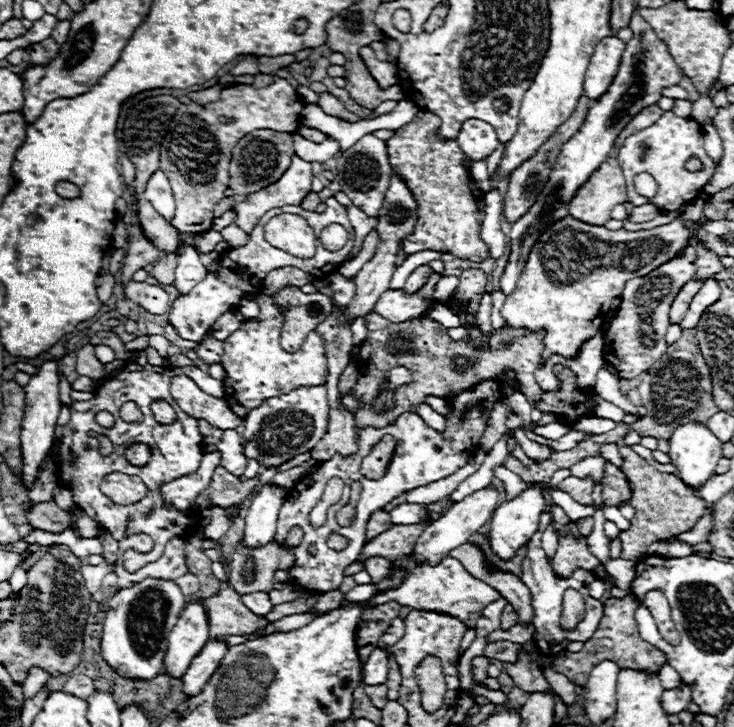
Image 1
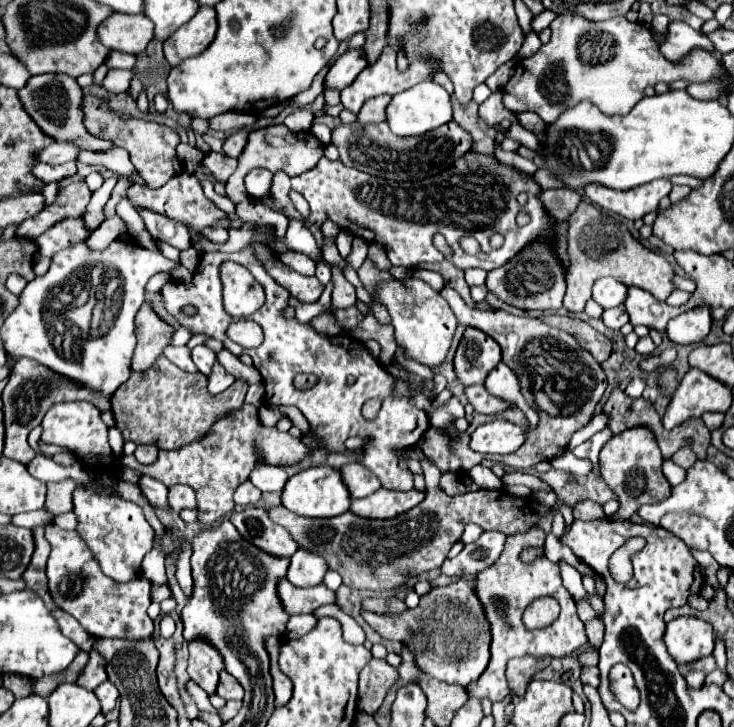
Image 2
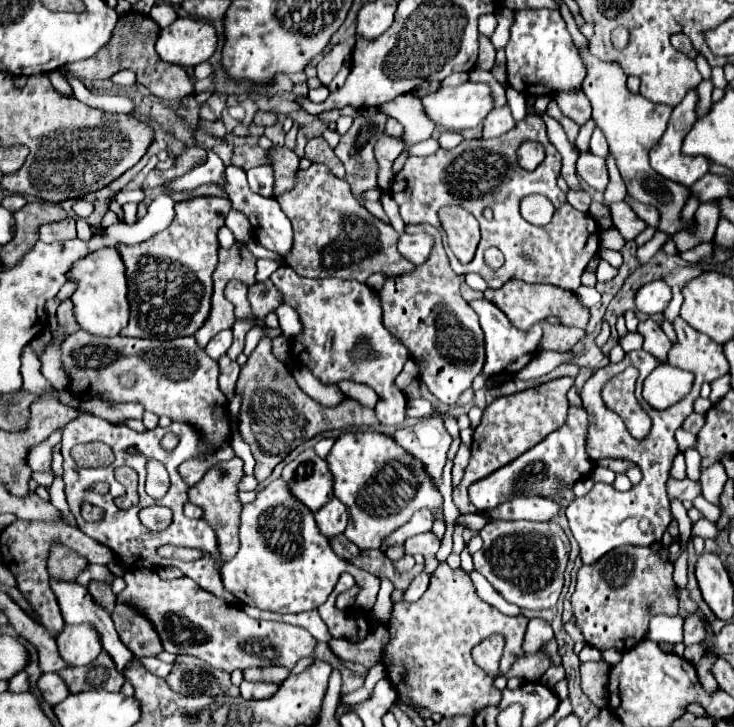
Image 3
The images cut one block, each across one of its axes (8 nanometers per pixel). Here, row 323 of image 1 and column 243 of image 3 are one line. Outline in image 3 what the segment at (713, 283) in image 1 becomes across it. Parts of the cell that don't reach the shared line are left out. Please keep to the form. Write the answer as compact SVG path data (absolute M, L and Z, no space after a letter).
M242 682L240 684L240 696L244 700L270 698L276 692L278 692L278 684L266 684L266 682Z

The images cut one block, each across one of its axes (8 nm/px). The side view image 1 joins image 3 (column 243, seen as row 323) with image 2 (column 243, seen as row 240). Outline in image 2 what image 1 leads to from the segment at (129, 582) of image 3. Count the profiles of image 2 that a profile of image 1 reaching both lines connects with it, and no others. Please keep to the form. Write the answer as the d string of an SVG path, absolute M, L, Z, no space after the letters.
M226 670L220 672L220 684L218 684L218 690L216 690L218 696L222 696L224 700L242 700L244 696L244 690L240 686L240 682L228 674Z

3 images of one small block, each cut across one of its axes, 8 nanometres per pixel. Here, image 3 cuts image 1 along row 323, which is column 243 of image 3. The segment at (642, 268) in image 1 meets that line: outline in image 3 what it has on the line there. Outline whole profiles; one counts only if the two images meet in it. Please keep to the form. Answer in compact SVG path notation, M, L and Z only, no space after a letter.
M278 478L272 484L268 484L264 490L260 490L256 494L256 500L250 504L242 506L242 514L240 514L240 550L238 554L222 566L222 584L224 588L240 602L240 604L248 604L248 606L258 606L262 610L274 610L274 612L302 612L302 610L312 610L318 608L328 594L334 590L336 580L342 572L348 572L356 578L356 584L360 586L360 592L356 594L356 610L372 610L374 602L376 602L376 594L380 588L380 578L376 578L374 574L346 562L340 560L332 548L330 542L320 536L320 530L316 528L314 516L312 512L308 512L308 508L304 508L304 504L296 504L296 500L292 500L292 496L288 496L288 490L284 488L284 482Z

